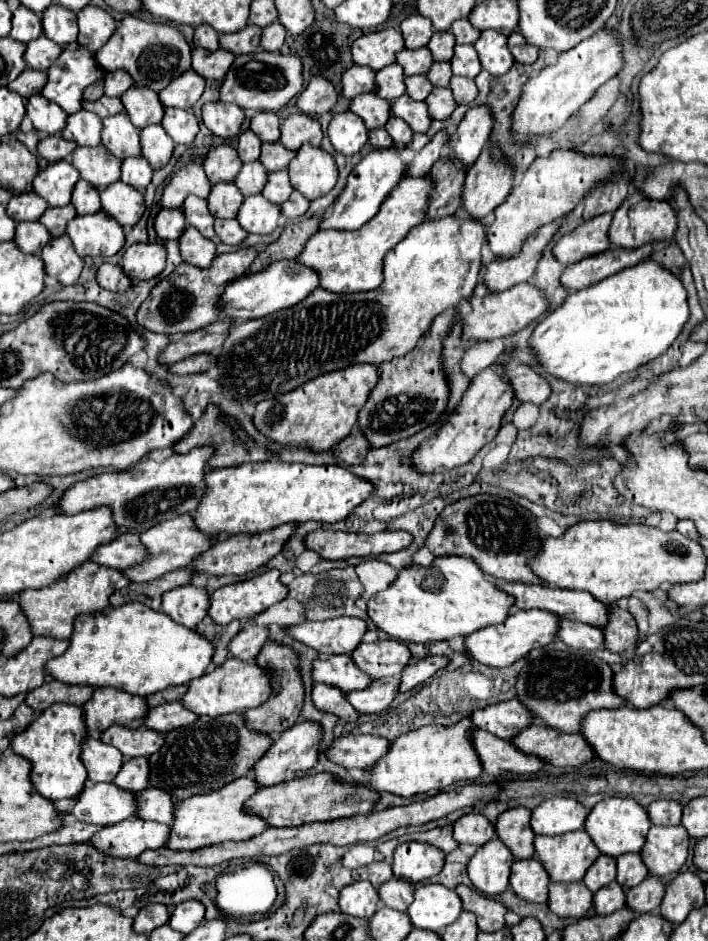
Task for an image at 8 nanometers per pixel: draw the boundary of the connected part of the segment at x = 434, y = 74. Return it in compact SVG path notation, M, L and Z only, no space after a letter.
M448 61L446 63L434 63L428 71L428 79L432 81L434 87L448 87L450 77L452 77L452 65Z

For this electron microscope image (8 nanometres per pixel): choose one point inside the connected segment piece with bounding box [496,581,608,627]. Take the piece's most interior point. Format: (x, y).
(561, 602)

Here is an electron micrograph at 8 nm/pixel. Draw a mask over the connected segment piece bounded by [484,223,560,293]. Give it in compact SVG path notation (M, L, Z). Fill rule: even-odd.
M550 223L534 231L532 237L528 237L518 253L512 257L494 257L490 265L486 265L484 273L484 285L490 293L504 291L508 287L514 287L518 283L528 283L534 277L540 251L548 245L552 235L560 223Z

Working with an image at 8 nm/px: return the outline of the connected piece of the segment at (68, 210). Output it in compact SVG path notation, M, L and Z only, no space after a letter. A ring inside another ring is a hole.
M72 205L68 207L48 207L46 213L40 217L40 223L46 225L52 237L60 237L66 233L66 225L70 219L76 217L76 209Z

